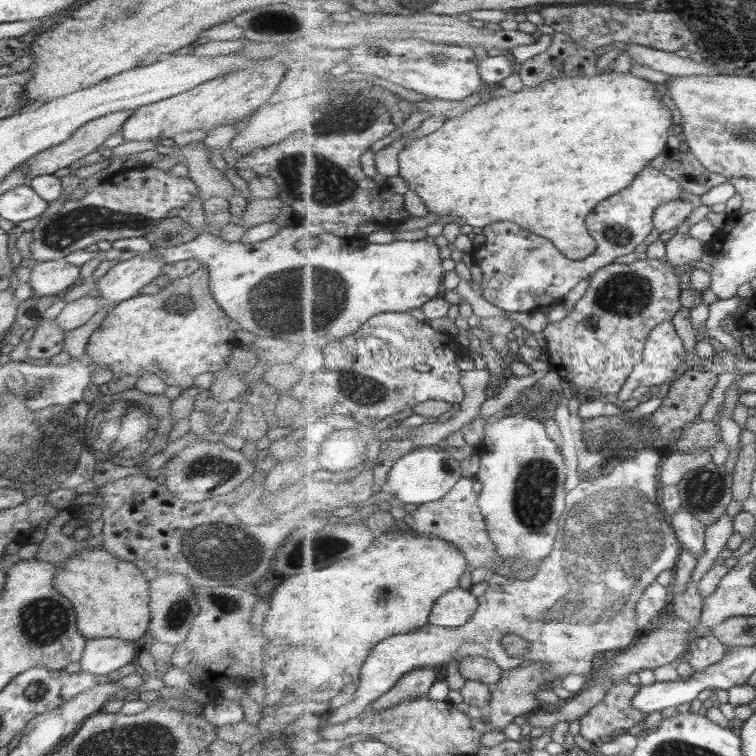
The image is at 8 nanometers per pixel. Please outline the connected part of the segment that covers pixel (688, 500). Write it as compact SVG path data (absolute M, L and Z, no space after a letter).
M714 461L702 468L690 470L680 481L683 506L695 514L708 527L717 523L728 512L728 506L735 500L735 481L726 465L720 466Z

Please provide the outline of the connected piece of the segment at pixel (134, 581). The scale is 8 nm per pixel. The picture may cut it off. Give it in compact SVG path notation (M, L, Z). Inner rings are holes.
M102 546L81 547L79 552L57 564L53 576L54 588L65 596L76 610L78 632L86 639L120 638L128 642L143 643L148 638L147 630L152 614L149 609L149 580L134 563L118 559Z

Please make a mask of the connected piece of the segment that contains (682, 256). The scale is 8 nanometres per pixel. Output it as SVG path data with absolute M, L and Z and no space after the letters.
M686 222L666 243L666 260L676 267L692 265L704 258L704 245L703 240L692 236L692 224Z

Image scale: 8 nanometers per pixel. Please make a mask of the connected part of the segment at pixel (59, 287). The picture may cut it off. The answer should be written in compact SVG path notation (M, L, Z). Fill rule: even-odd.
M64 259L48 260L32 267L30 285L37 296L54 296L67 292L80 278L80 267Z

